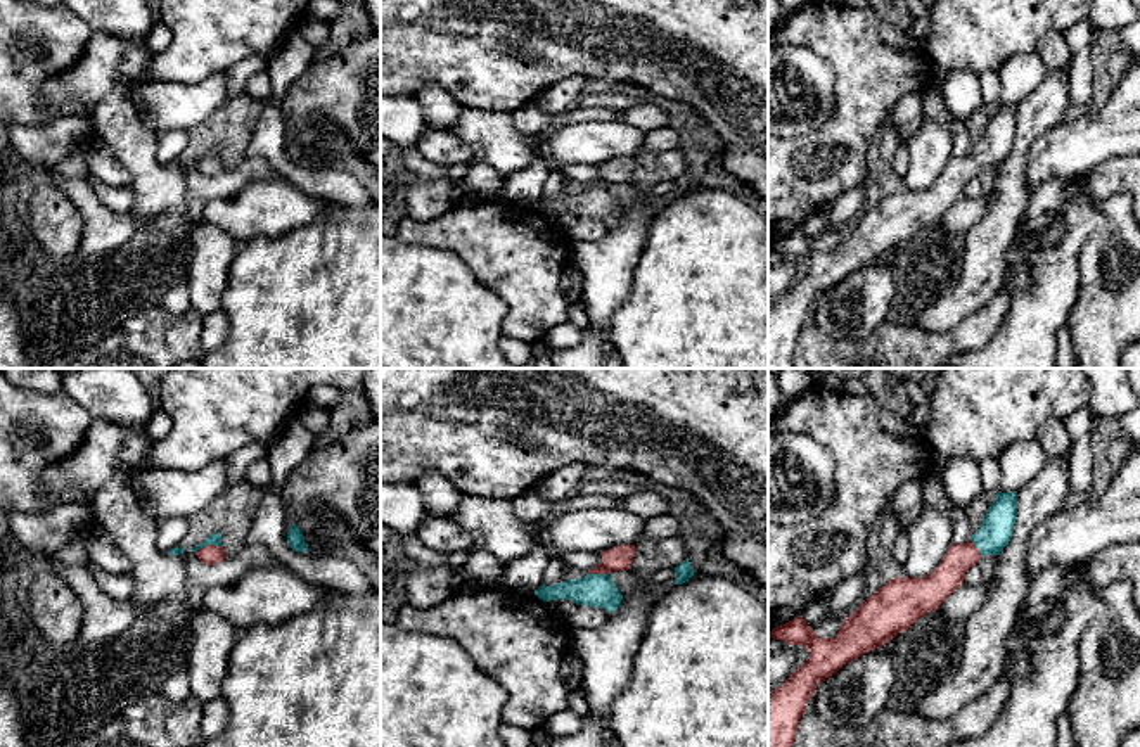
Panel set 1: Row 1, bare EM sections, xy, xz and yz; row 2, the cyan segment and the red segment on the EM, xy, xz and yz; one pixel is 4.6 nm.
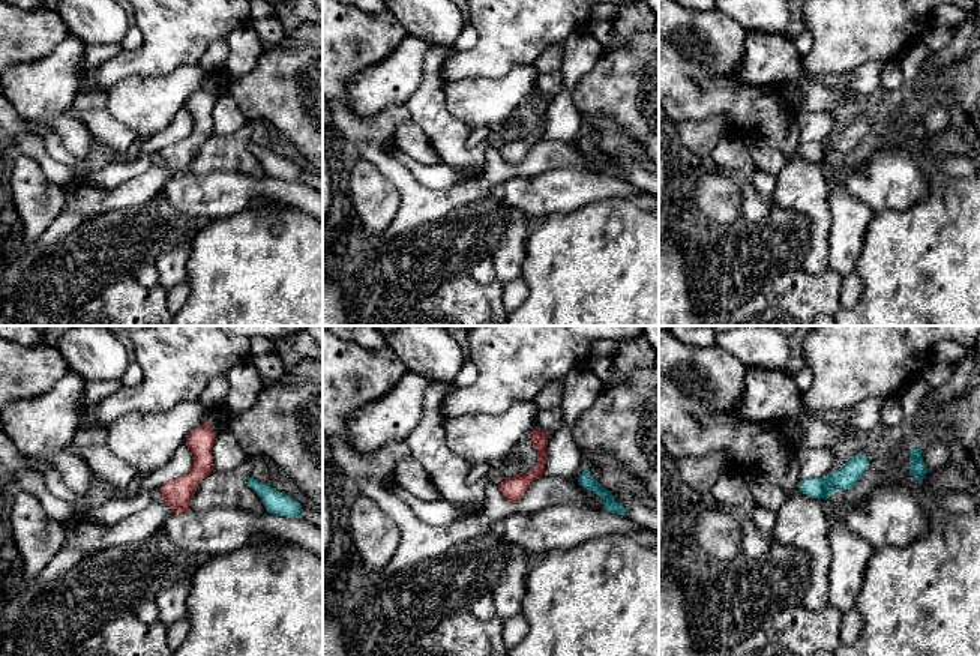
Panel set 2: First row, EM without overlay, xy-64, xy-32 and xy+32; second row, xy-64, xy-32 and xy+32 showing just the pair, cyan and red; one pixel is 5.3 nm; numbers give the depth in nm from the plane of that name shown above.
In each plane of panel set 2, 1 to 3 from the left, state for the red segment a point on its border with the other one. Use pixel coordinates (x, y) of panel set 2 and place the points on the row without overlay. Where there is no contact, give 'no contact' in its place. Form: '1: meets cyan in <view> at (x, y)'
1: no contact
2: no contact
3: meets cyan in xy+32 at (844, 152)

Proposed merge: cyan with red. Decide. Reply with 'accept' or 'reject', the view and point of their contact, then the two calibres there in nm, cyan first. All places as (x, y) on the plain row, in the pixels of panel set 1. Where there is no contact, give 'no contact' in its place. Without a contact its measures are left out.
accept | xy (208, 156) | 60/90 nm

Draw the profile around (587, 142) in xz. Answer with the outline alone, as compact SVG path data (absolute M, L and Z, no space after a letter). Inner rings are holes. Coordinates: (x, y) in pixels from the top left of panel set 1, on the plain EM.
M619 119L567 123L550 135L543 154L557 169L571 164L600 166L640 154L645 135Z

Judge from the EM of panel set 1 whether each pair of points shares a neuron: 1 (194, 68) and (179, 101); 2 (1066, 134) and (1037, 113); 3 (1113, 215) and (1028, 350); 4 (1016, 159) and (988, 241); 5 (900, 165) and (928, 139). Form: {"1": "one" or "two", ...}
{"1": "two", "2": "two", "3": "two", "4": "one", "5": "two"}

